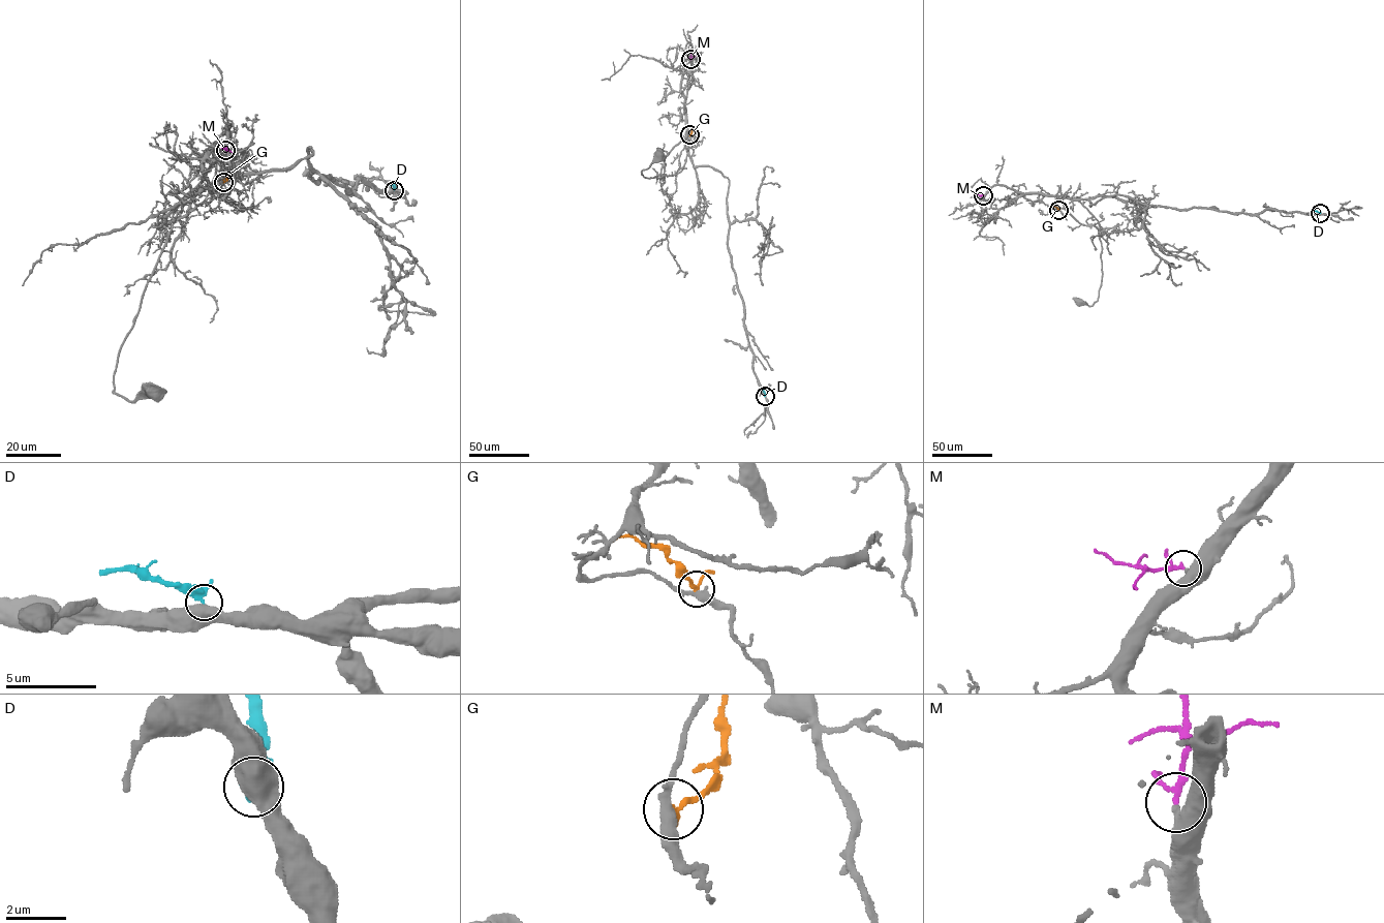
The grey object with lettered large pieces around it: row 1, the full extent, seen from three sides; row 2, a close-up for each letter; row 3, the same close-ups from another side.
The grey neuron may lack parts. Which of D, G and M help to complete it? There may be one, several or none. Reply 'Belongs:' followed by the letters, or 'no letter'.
Belongs: M

